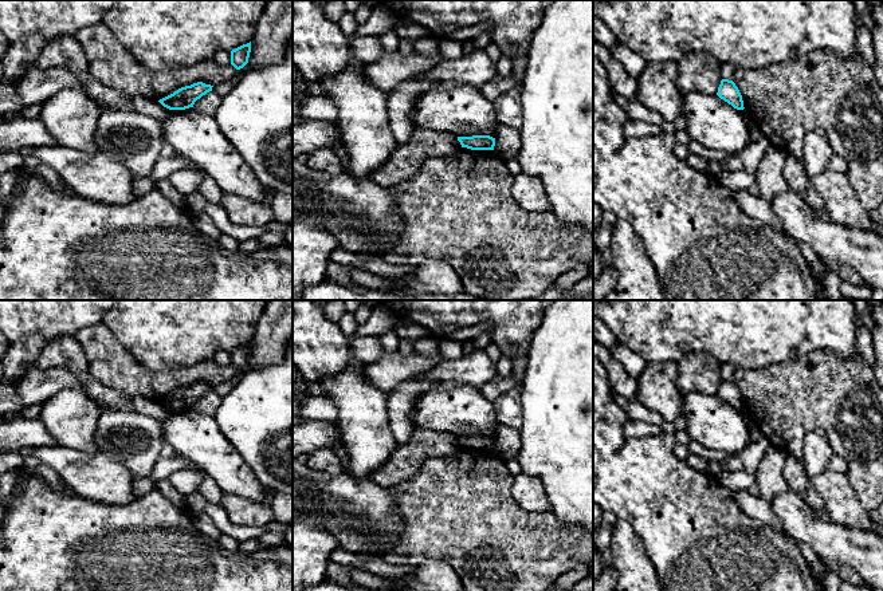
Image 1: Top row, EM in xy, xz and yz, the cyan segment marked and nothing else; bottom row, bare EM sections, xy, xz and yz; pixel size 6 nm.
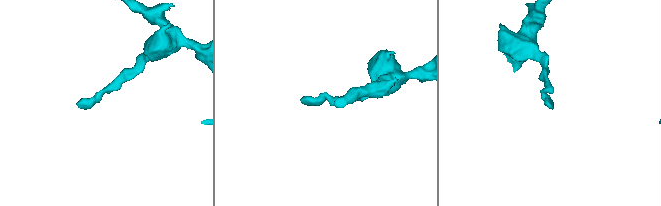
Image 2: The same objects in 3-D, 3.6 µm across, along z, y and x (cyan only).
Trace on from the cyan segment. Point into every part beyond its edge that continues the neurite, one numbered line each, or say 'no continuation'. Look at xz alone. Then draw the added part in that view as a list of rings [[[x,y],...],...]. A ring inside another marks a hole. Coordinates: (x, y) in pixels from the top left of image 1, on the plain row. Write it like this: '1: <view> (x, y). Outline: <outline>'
no continuation

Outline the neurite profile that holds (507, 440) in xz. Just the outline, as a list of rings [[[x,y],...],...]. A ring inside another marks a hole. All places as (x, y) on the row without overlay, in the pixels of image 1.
[[[498,423],[495,433],[495,446],[492,452],[502,457],[505,461],[509,461],[518,454],[519,449],[521,449],[519,430]]]

